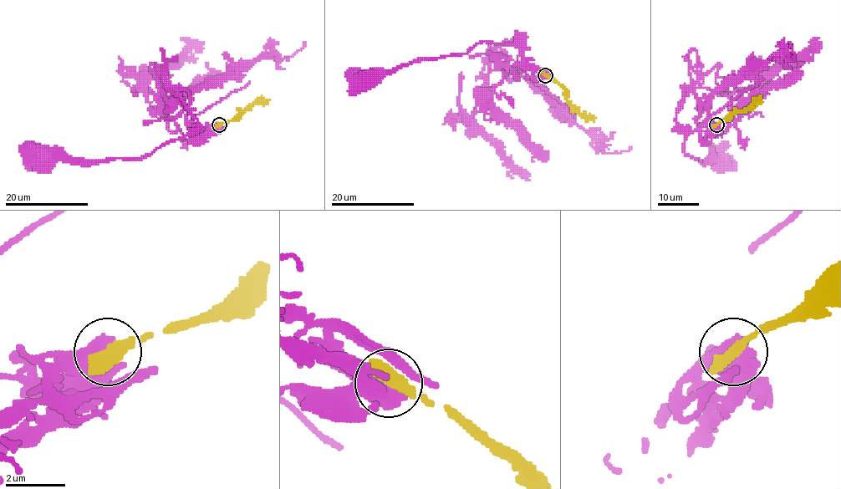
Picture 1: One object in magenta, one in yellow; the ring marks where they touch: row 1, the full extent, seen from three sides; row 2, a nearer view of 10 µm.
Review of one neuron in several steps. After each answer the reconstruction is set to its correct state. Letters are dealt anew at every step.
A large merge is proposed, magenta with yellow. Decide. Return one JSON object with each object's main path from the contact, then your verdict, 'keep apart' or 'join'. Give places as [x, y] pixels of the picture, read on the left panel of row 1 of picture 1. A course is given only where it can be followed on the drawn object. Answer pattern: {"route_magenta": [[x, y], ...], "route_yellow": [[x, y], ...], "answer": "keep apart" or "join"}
{"route_magenta": [[218, 124], [204, 132], [196, 125], [196, 131], [170, 140], [140, 160], [45, 158], [43, 161]], "route_yellow": [[218, 124], [228, 122], [257, 102], [268, 102]], "answer": "keep apart"}

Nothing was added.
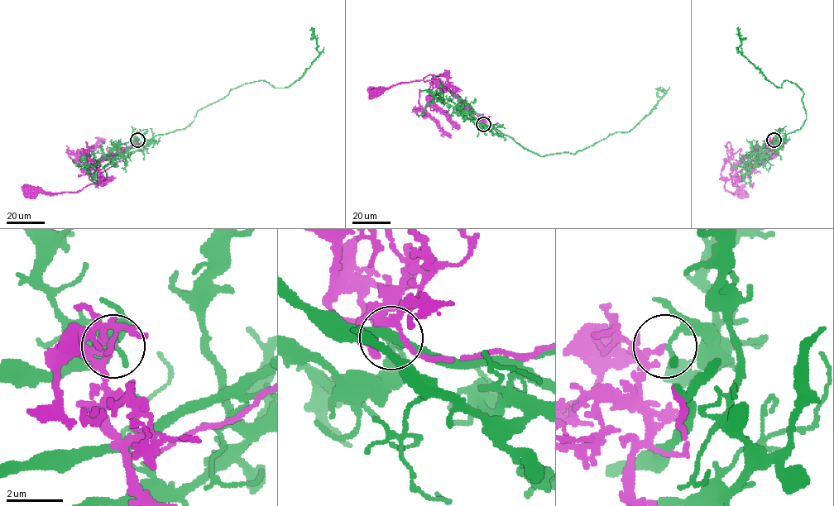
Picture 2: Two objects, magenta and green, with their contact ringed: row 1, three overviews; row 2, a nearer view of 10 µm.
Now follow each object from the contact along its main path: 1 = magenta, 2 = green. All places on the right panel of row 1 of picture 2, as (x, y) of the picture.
1: (774, 140), (747, 155), (735, 166), (737, 176), (725, 183), (724, 188), (729, 193), (740, 193)
2: (774, 140), (757, 155), (800, 128), (803, 93), (789, 81), (772, 83), (742, 54), (737, 27)

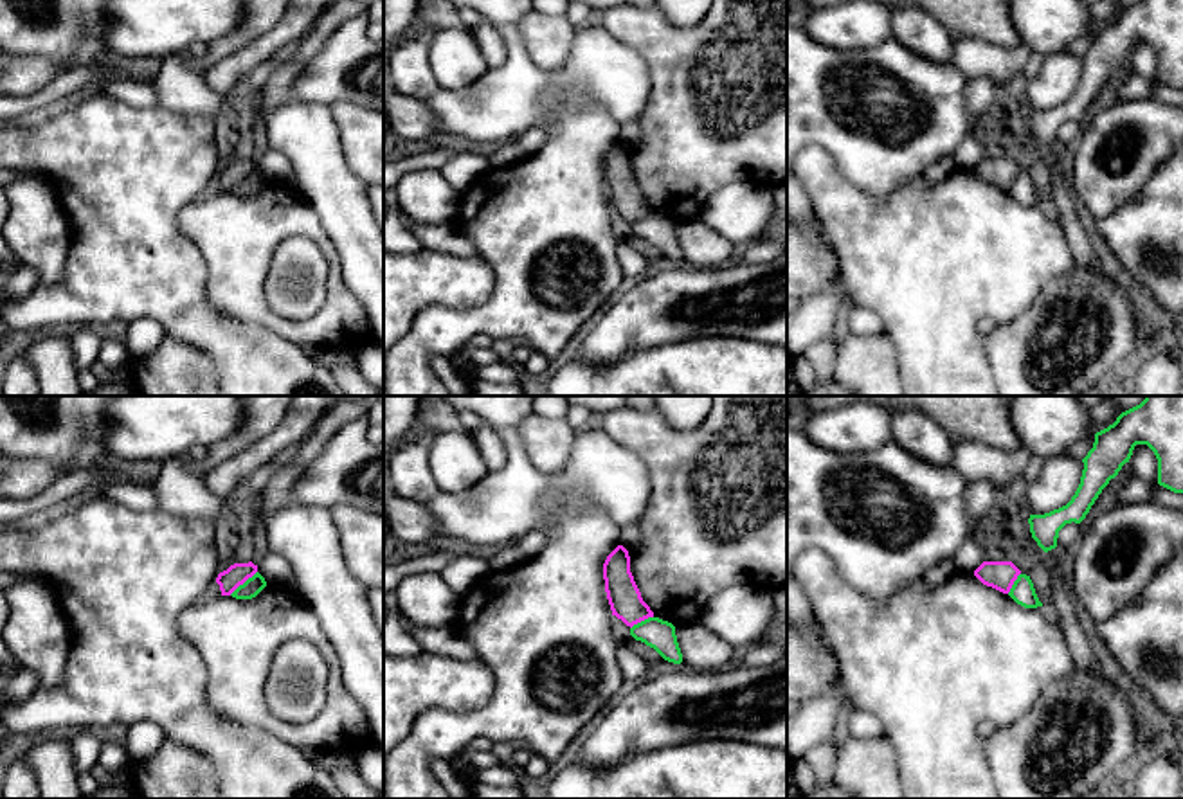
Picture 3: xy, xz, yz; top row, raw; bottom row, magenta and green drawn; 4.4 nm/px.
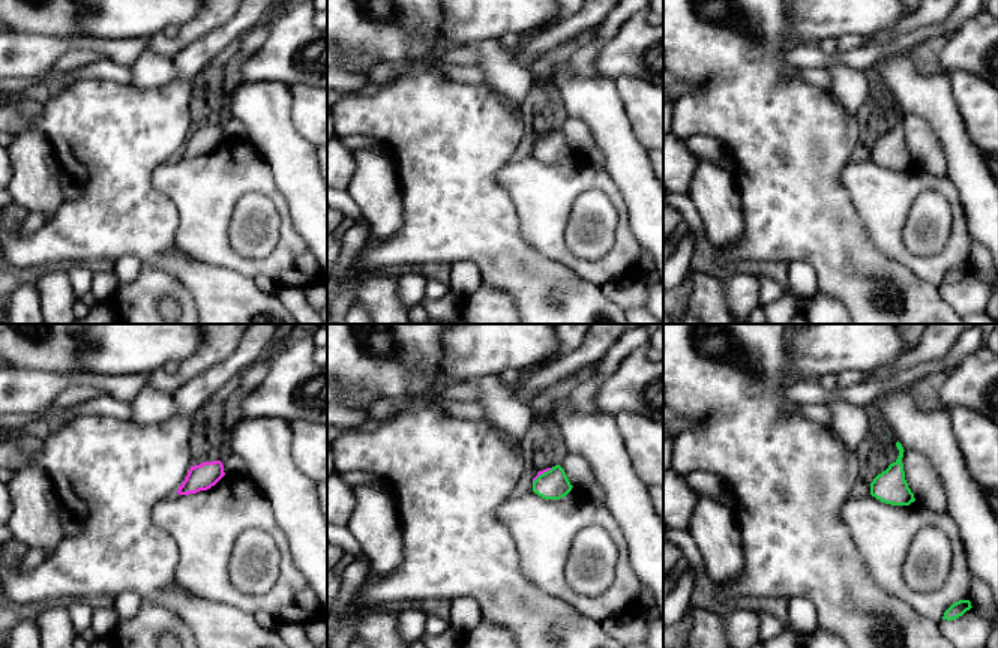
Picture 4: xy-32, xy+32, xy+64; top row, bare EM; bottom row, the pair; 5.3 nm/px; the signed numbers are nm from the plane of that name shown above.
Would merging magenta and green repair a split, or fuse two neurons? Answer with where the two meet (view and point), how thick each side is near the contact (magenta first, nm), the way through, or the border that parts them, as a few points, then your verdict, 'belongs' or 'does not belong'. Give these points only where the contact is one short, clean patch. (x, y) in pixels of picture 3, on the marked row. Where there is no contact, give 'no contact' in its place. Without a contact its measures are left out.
xy (242, 583) | 100/80 nm | along xy (256, 571), (229, 594) | does not belong

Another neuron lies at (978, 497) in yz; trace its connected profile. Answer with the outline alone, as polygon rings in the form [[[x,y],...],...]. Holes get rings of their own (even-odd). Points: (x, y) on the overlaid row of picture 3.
[[[987,480],[969,482],[963,493],[965,511],[969,520],[967,536],[976,536],[980,520],[994,502],[994,493],[996,493],[996,488]]]

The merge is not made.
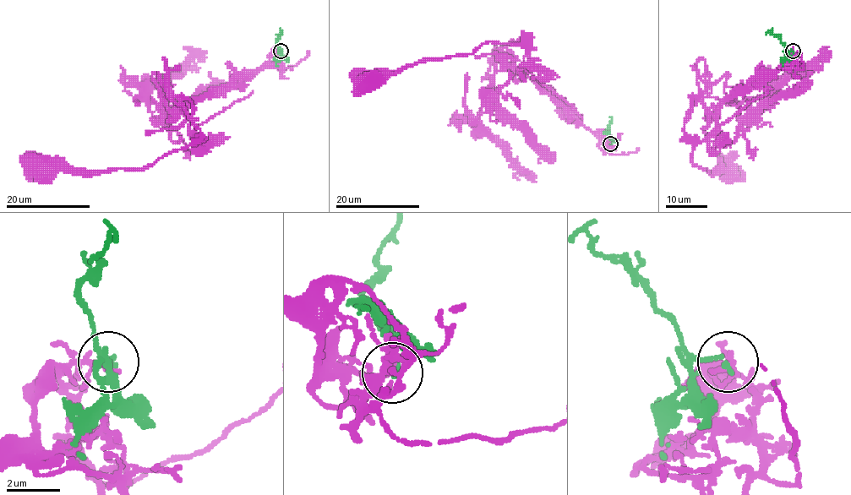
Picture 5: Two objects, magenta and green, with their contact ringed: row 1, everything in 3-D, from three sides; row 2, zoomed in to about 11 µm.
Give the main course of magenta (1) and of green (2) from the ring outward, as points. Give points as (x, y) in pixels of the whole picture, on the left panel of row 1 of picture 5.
1: (280, 51), (252, 74), (215, 87), (182, 112), (199, 142), (142, 170), (44, 172)
2: (280, 51), (276, 39), (280, 35)

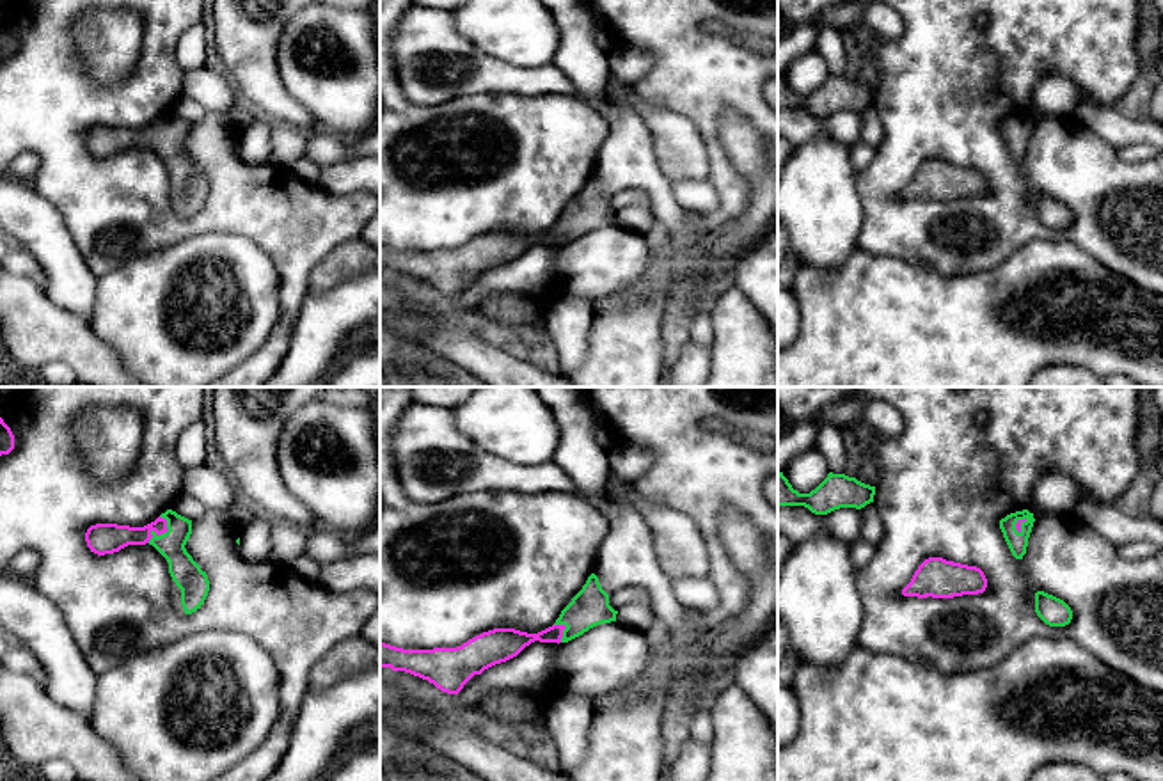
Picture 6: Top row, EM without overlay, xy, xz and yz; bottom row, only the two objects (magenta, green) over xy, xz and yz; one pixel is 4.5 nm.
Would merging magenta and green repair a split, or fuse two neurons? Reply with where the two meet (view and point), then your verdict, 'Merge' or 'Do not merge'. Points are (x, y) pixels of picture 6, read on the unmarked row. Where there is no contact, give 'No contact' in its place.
Touches magenta at xy (164, 134). Merge

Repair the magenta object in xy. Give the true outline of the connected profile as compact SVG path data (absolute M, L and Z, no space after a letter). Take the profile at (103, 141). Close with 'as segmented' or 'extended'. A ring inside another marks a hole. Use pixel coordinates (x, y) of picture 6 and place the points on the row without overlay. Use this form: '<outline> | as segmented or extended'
M172 112L162 115L144 130L117 126L96 126L85 135L91 154L98 158L114 156L128 147L153 147L169 165L169 176L181 192L185 217L192 217L204 206L210 183L206 174L192 162L185 147L192 137L192 122Z | extended

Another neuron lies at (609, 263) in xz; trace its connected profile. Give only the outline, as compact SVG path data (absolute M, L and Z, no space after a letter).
M618 224L602 225L579 238L575 245L558 247L554 284L547 293L510 291L476 309L490 320L527 328L543 323L552 296L582 296L602 305L639 296L646 289L650 273L645 236Z

